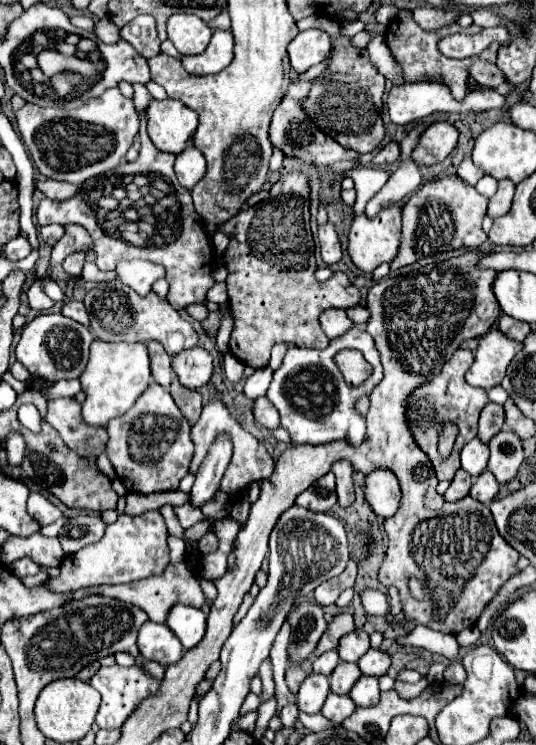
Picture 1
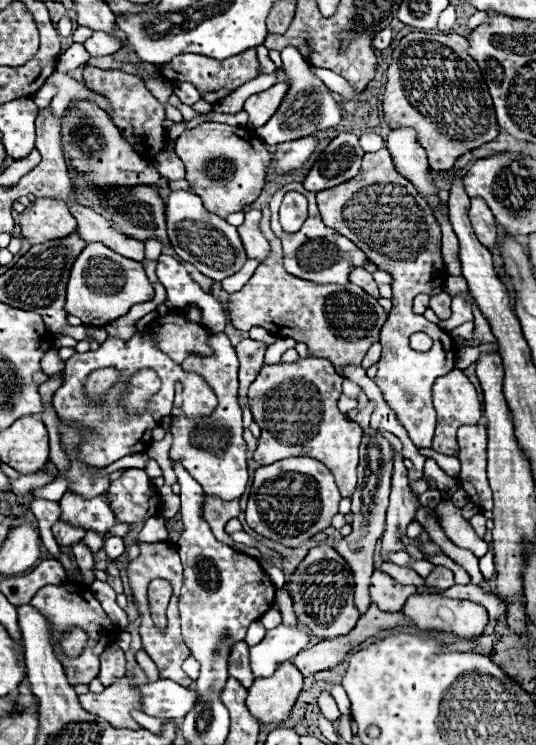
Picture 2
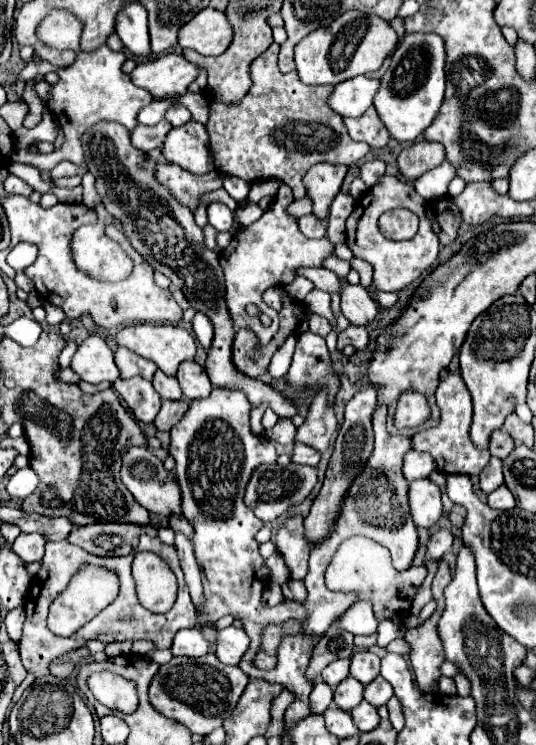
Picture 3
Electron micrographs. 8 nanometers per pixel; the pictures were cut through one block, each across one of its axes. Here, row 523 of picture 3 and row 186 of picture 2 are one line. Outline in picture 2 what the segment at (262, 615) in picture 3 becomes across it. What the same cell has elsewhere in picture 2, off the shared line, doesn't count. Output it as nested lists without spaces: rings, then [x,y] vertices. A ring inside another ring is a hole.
[[[202,122],[176,140],[176,152],[186,166],[190,188],[216,216],[228,218],[232,212],[240,212],[244,206],[252,204],[264,188],[268,150],[266,144],[248,128]]]

